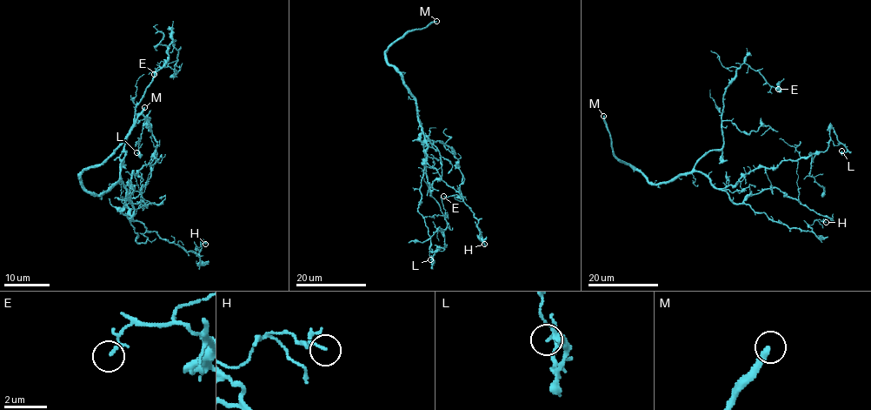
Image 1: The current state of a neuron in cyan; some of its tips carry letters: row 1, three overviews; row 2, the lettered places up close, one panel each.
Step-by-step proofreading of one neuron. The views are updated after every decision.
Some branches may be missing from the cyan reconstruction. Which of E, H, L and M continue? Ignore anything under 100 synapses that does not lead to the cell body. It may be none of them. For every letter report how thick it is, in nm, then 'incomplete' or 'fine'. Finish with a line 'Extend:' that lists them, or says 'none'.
E: calibre 140 nm; fine
H: calibre 90 nm; fine
L: calibre 200 nm; fine
M: calibre 280 nm; incomplete
Extend: M

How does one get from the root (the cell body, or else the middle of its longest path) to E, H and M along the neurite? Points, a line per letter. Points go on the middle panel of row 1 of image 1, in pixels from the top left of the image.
E: (418, 119), (421, 140), (445, 143), (458, 160), (457, 168), (462, 177), (460, 194), (443, 196)
H: (418, 119), (428, 146), (427, 163), (459, 193), (473, 211), (484, 244)
M: (418, 119), (415, 98), (403, 77), (387, 61), (385, 50), (408, 31), (423, 29), (436, 21)

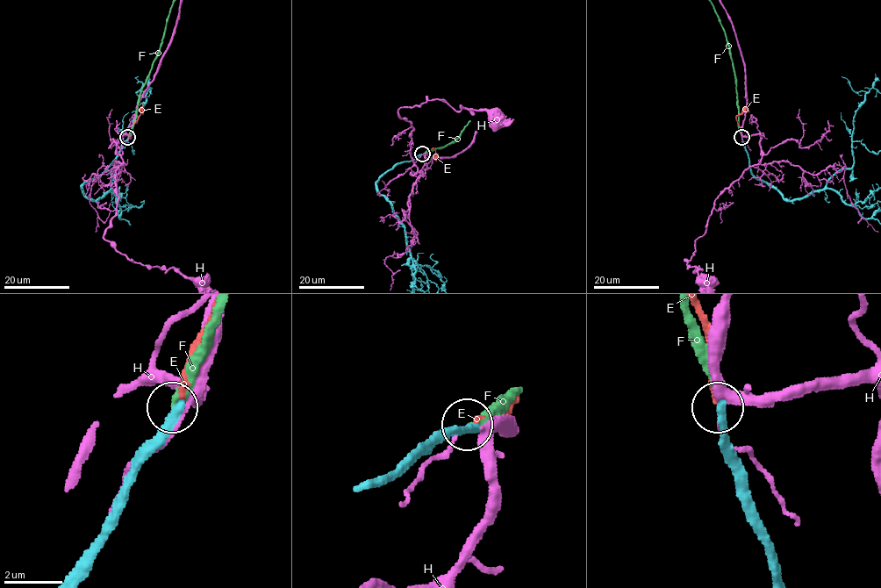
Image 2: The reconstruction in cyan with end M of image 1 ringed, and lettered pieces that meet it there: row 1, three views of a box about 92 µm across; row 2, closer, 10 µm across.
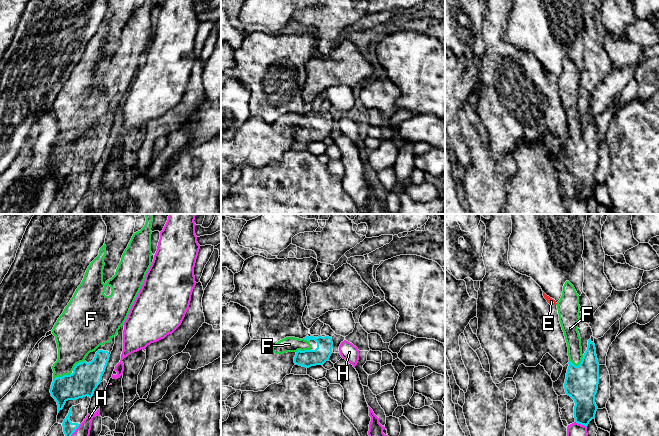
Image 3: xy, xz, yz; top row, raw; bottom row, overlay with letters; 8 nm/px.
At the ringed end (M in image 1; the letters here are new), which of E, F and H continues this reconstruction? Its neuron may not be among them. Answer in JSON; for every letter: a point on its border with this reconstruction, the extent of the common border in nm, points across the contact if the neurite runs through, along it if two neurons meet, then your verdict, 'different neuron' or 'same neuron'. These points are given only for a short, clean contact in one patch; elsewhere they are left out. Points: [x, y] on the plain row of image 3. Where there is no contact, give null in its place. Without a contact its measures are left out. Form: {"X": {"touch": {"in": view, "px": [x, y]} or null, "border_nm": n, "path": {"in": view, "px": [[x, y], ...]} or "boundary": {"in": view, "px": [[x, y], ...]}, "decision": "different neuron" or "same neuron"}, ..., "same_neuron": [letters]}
{"E": {"touch": null, "decision": "different neuron"}, "F": {"touch": {"in": "yz", "px": [579, 140]}, "border_nm": 130, "decision": "same neuron"}, "H": {"touch": {"in": "xy", "px": [75, 206]}, "border_nm": 140, "decision": "different neuron"}, "same_neuron": ["F"]}

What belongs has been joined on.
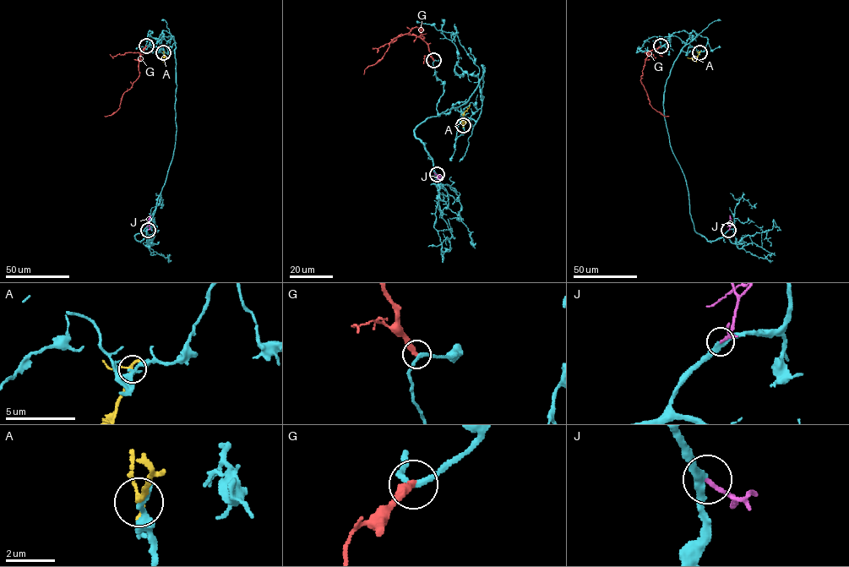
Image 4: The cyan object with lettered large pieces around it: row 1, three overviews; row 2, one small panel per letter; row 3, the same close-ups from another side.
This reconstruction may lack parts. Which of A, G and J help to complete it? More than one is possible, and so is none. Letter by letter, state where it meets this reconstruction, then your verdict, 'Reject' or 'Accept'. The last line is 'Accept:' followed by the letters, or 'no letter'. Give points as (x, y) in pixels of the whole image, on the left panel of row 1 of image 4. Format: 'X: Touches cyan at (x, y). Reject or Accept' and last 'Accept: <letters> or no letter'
A: Touches cyan at (163, 52). Reject
G: Touches cyan at (146, 46). Reject
J: Touches cyan at (148, 230). Accept
Accept: J

